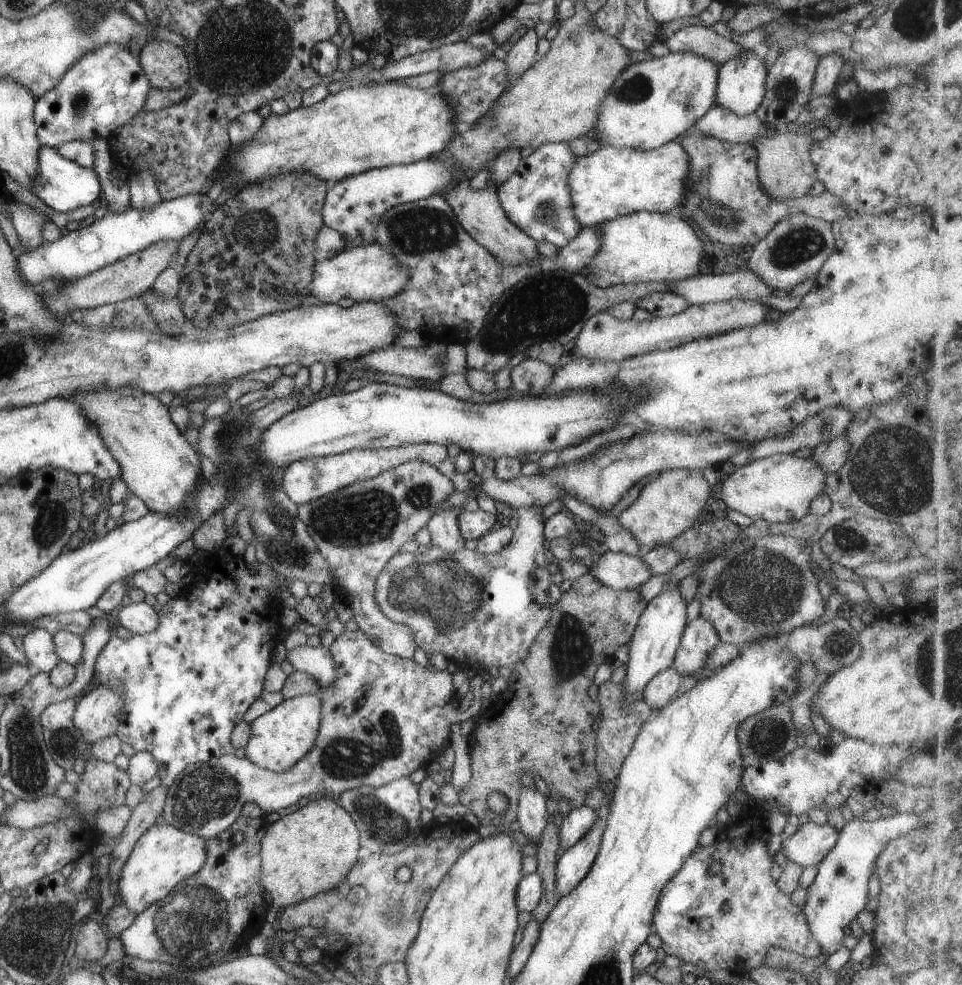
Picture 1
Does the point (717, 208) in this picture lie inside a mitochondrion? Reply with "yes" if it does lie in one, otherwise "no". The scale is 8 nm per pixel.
yes

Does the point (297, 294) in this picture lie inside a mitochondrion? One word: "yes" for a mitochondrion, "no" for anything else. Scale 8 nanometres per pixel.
no

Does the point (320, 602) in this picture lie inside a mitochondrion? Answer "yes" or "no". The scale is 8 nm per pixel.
no

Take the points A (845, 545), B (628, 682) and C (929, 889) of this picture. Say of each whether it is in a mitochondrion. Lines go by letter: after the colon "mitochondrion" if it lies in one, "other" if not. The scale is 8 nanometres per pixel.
A: mitochondrion
B: other
C: other

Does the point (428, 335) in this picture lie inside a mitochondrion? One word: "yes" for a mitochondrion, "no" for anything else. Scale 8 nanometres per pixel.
no

